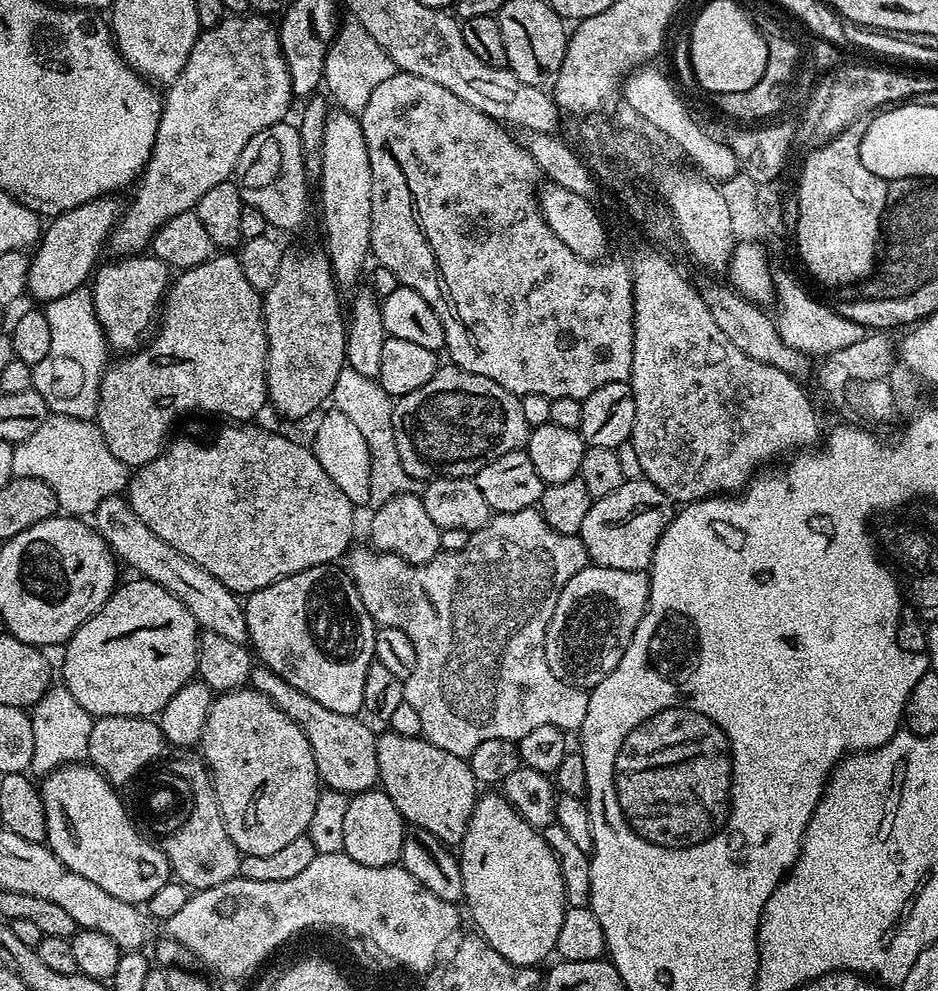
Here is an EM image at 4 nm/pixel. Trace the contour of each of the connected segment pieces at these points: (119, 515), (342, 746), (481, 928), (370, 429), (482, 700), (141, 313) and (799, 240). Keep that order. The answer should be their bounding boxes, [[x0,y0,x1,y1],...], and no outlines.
[[94,495,249,643],[249,664,377,796],[458,790,566,968],[331,367,423,508],[347,507,590,758],[90,254,170,354],[796,123,880,281]]

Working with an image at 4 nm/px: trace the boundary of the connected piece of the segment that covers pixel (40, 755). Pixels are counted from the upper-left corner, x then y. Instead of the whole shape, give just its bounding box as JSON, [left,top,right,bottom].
[30,687,94,778]

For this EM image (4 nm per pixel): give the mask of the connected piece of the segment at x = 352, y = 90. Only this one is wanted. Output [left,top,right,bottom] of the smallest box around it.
[324,22,397,114]

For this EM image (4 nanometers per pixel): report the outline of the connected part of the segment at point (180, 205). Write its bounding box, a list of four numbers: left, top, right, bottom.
[134,14,294,228]

